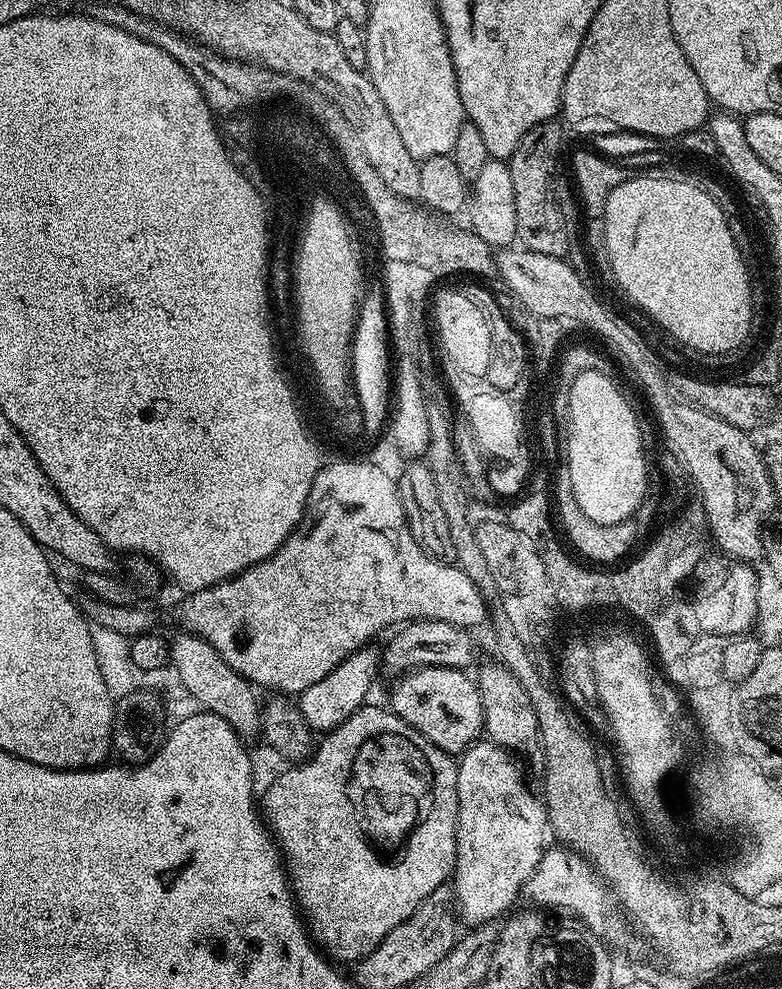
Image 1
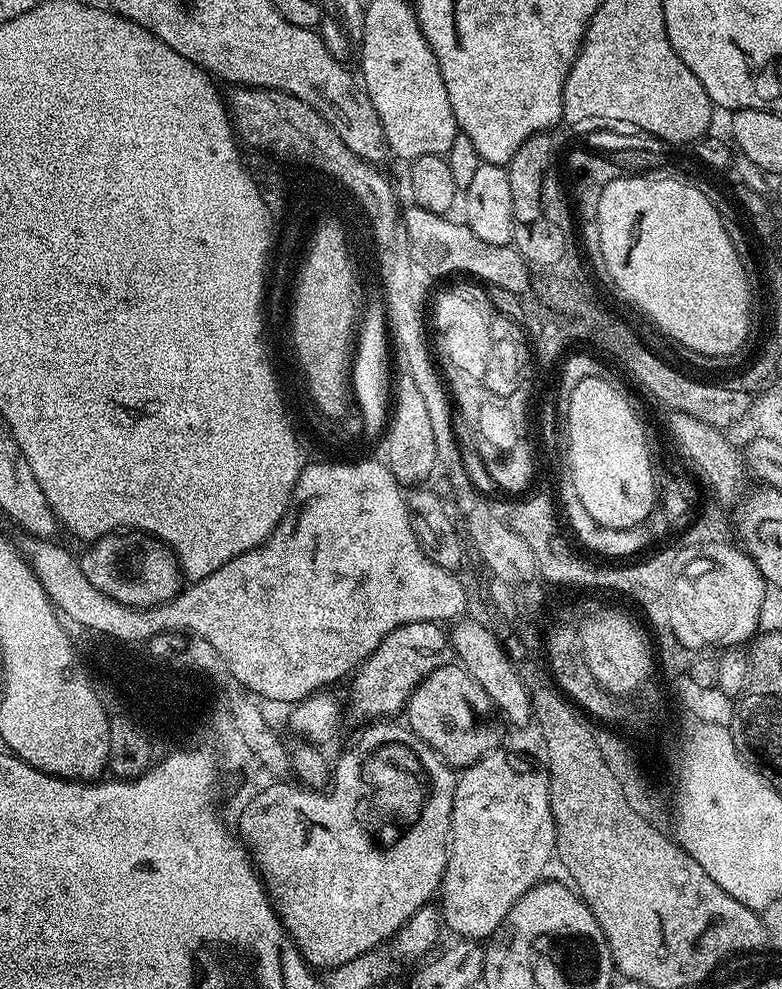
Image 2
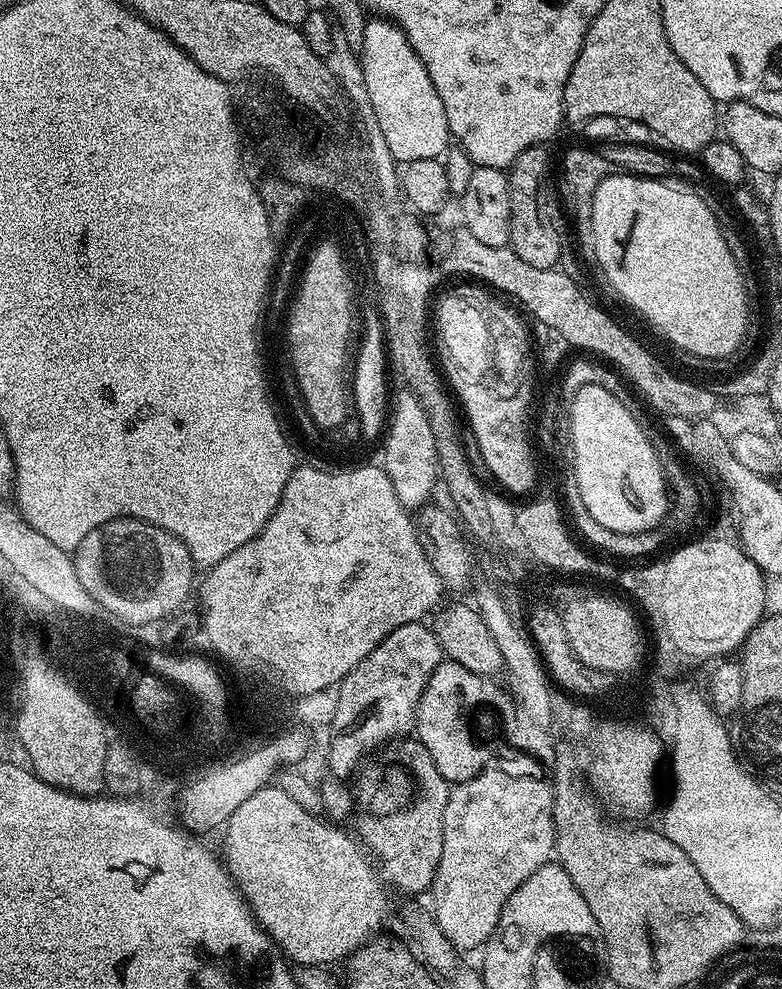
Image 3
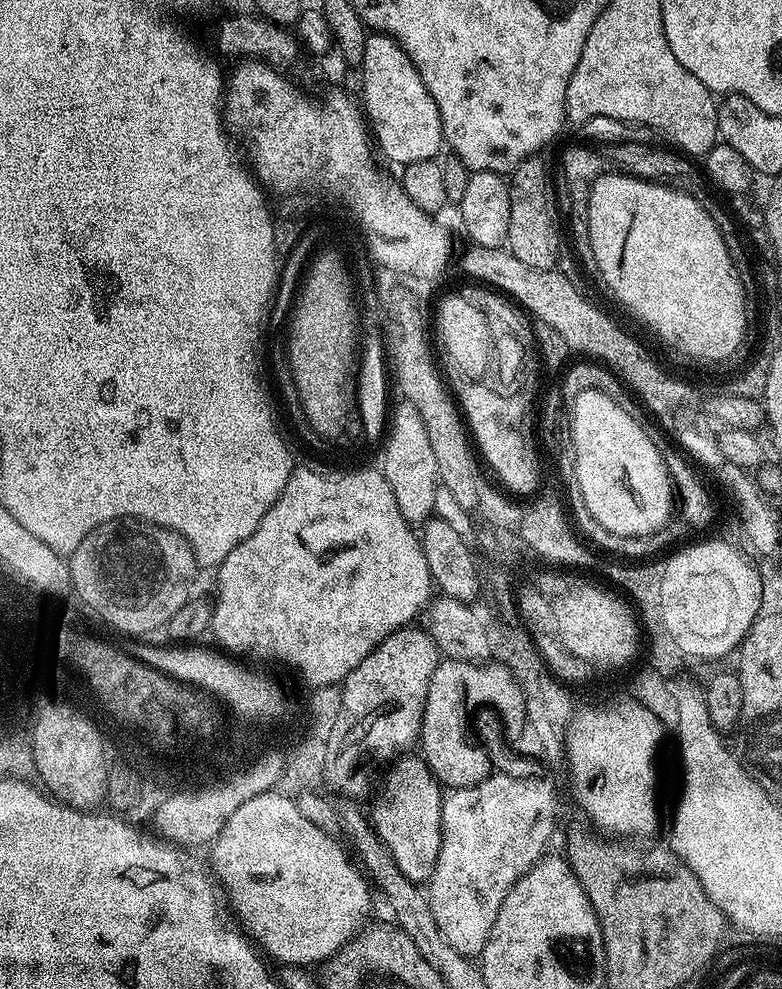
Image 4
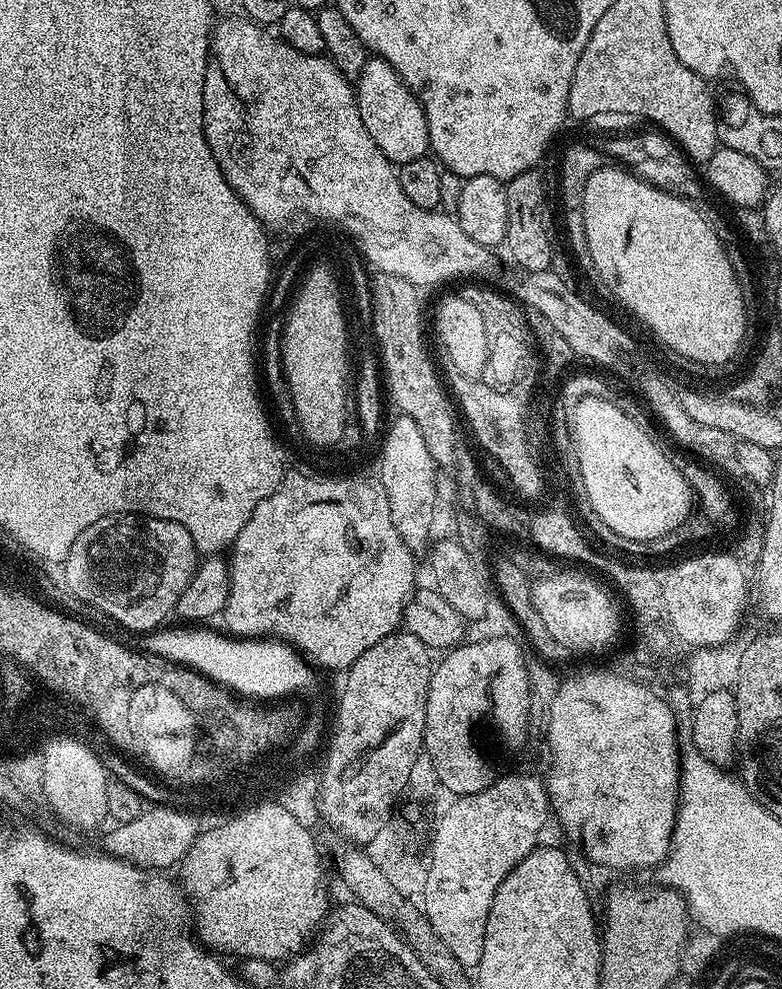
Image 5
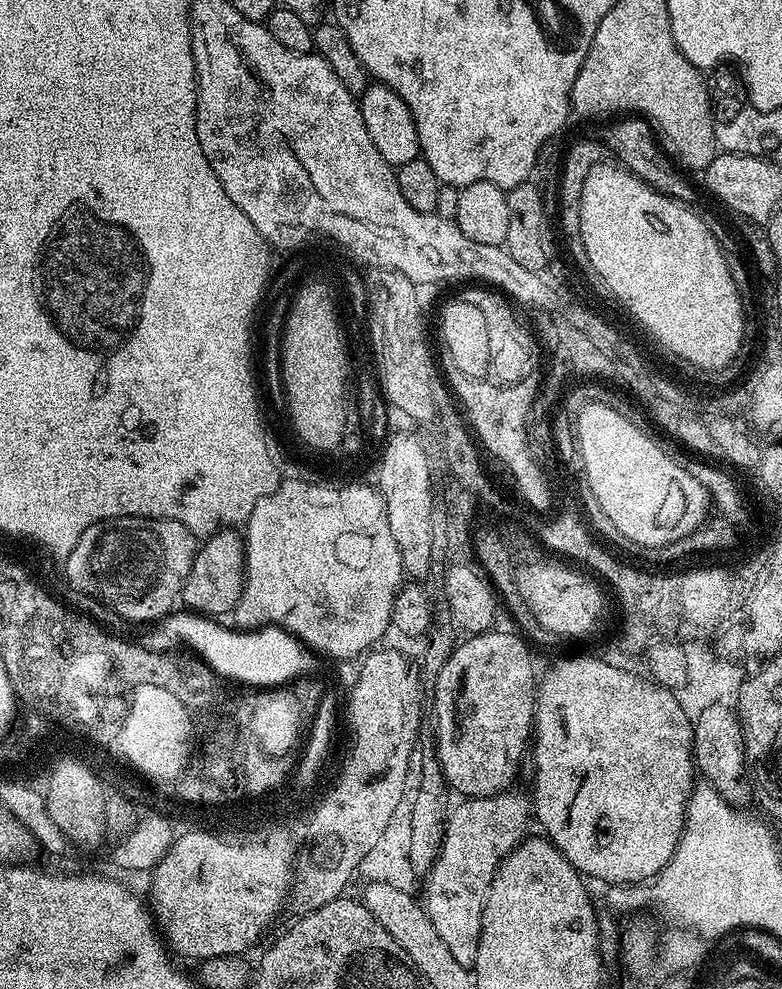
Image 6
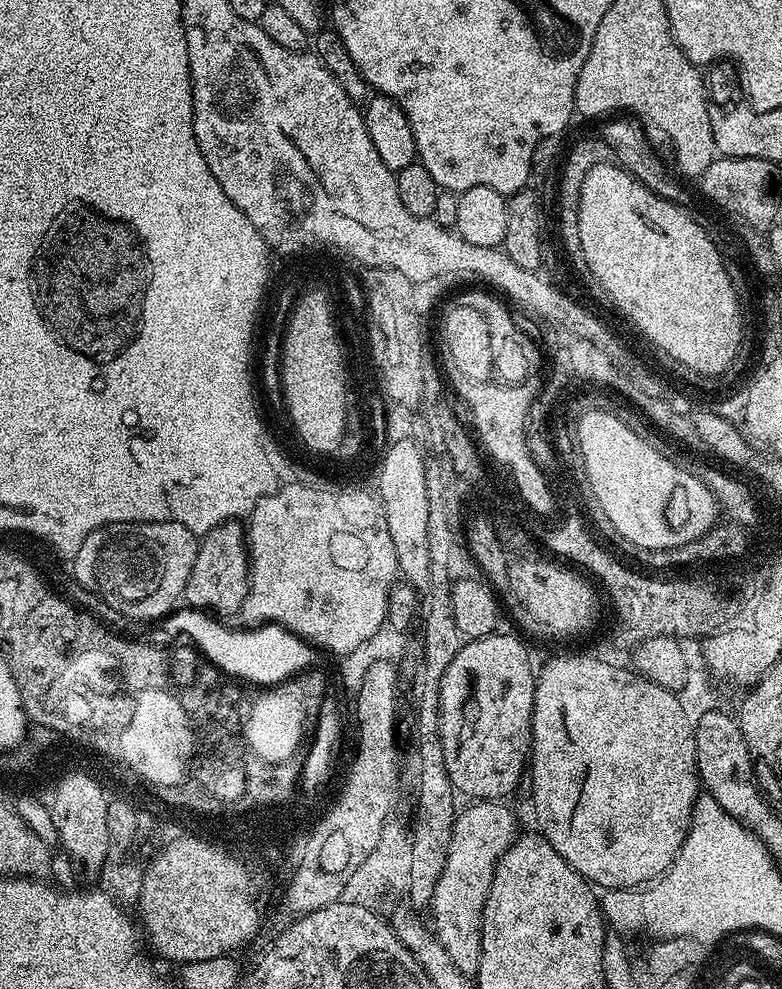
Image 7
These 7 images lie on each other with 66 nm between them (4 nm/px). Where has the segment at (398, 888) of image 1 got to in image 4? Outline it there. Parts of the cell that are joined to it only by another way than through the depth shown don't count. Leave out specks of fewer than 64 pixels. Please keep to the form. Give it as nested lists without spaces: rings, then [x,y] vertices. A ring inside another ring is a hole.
[[[416,754],[405,755],[399,759],[392,767],[392,773],[388,776],[388,781],[384,784],[384,789],[380,792],[380,801],[370,810],[370,820],[375,827],[375,832],[380,836],[388,847],[391,848],[393,857],[396,860],[400,871],[411,873],[411,868],[420,868],[431,865],[440,849],[440,823],[442,822],[442,788],[432,771],[428,769],[428,764],[423,758]],[[279,791],[266,792],[252,797],[251,803],[239,806],[238,810],[235,810],[234,814],[230,815],[230,820],[226,822],[226,826],[222,827],[221,832],[212,841],[210,857],[214,860],[214,874],[216,875],[219,887],[222,889],[223,895],[224,892],[228,895],[228,900],[232,903],[232,912],[236,915],[237,922],[241,924],[239,927],[242,929],[243,935],[265,957],[273,956],[277,960],[276,964],[280,966],[305,966],[304,964],[316,964],[315,966],[320,966],[333,953],[337,952],[341,945],[348,943],[352,936],[355,935],[358,928],[356,919],[359,918],[360,911],[368,904],[368,888],[370,890],[370,884],[363,875],[360,877],[355,872],[343,850],[335,844],[334,841],[336,840],[331,835],[324,833],[318,826],[314,826],[313,822],[307,819],[301,813],[297,801],[292,796],[290,798],[284,795]]]

